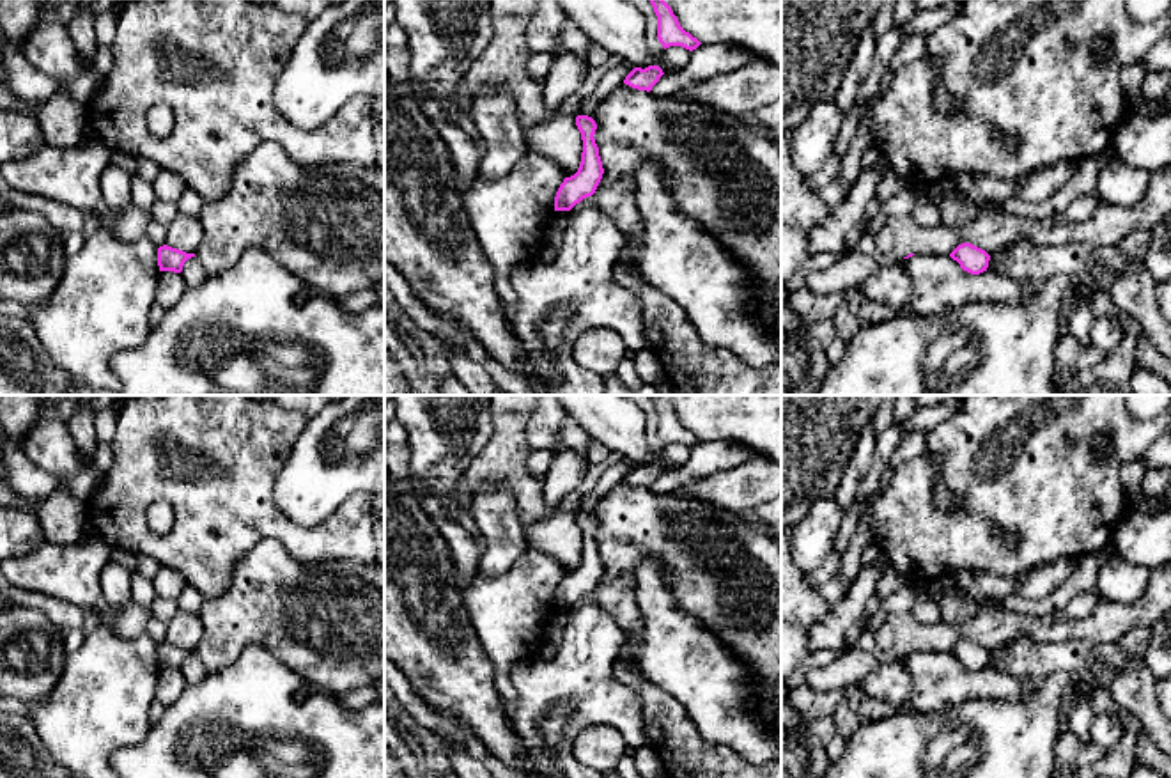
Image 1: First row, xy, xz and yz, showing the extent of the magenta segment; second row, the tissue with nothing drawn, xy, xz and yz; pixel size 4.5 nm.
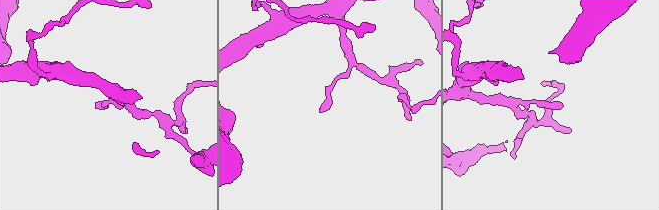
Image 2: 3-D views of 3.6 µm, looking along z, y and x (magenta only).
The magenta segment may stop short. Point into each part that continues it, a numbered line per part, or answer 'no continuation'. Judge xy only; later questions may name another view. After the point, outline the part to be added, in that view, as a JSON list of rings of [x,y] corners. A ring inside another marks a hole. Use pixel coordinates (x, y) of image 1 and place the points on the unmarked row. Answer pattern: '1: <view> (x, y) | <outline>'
1: xy (185, 630) | [[[179,610],[165,626],[165,642],[186,650],[195,650],[204,634],[200,615],[184,610]]]

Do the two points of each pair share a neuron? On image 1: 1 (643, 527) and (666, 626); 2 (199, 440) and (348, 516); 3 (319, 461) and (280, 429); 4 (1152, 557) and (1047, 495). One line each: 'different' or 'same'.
1: different
2: same
3: different
4: different

